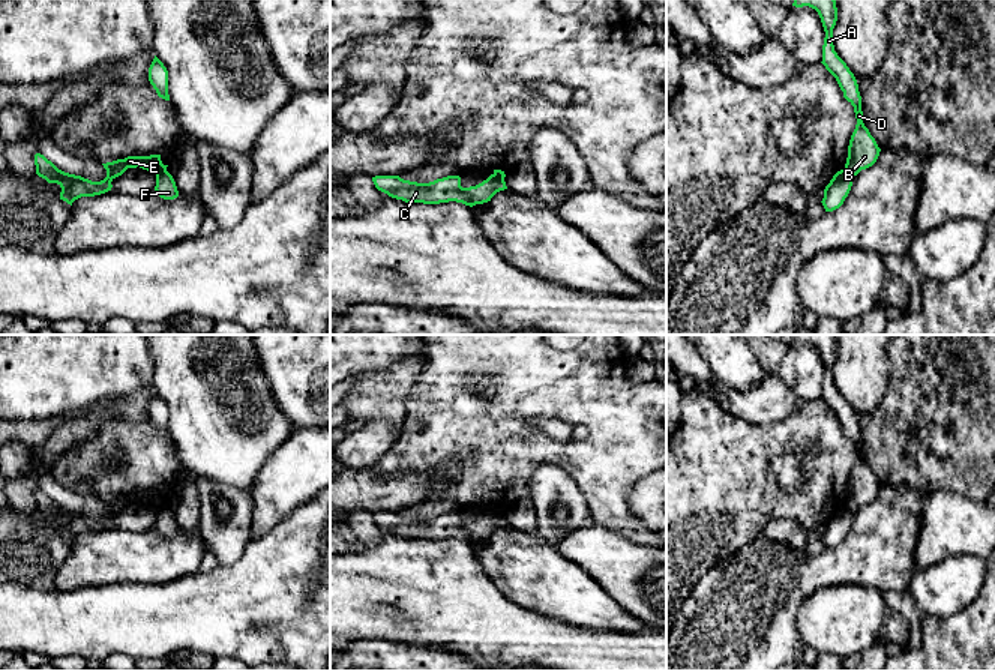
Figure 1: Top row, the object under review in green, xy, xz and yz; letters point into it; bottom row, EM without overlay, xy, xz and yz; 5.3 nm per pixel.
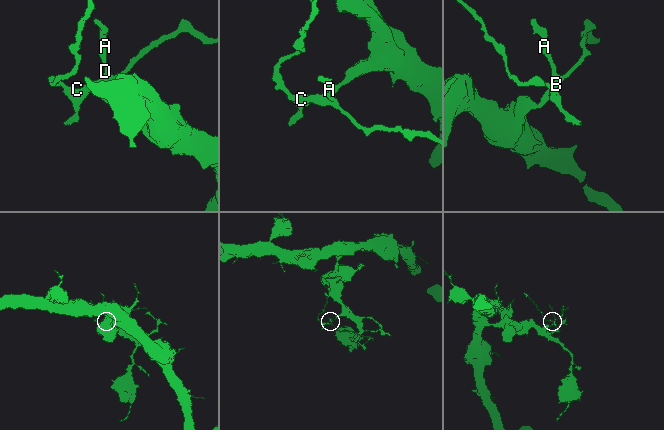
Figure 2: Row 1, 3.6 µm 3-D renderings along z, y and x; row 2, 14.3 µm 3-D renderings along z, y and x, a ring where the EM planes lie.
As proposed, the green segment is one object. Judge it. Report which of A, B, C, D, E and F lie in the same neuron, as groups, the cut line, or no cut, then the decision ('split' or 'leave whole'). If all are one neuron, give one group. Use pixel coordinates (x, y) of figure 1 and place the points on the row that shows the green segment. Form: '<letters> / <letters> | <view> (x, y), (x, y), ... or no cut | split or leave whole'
A B C D E / F | xy (165, 168), (156, 176) | split

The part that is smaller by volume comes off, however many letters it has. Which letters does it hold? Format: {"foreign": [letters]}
{"foreign": ["A", "B", "C", "D", "E"]}

